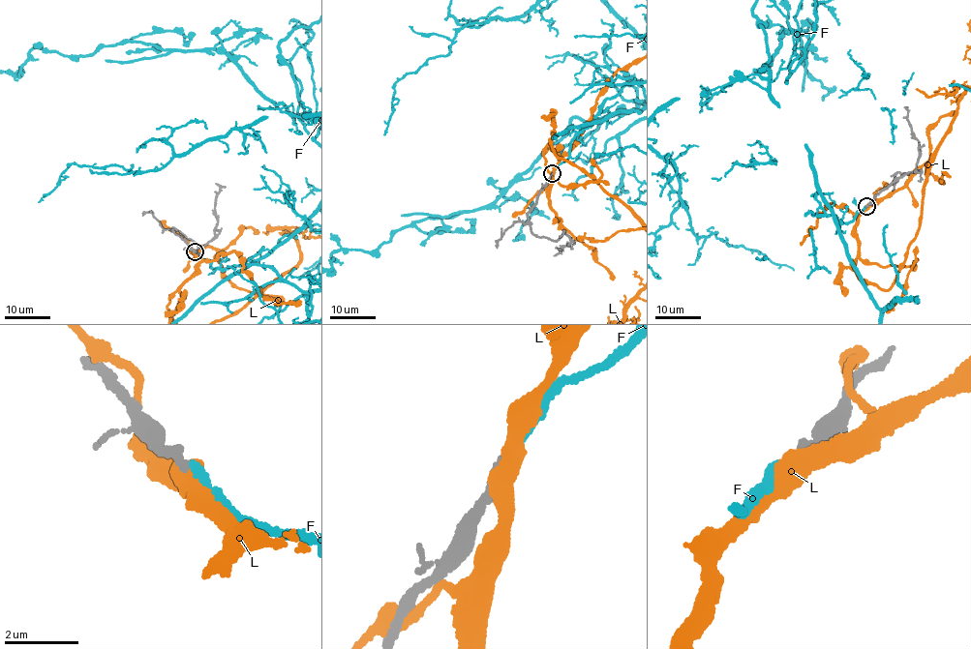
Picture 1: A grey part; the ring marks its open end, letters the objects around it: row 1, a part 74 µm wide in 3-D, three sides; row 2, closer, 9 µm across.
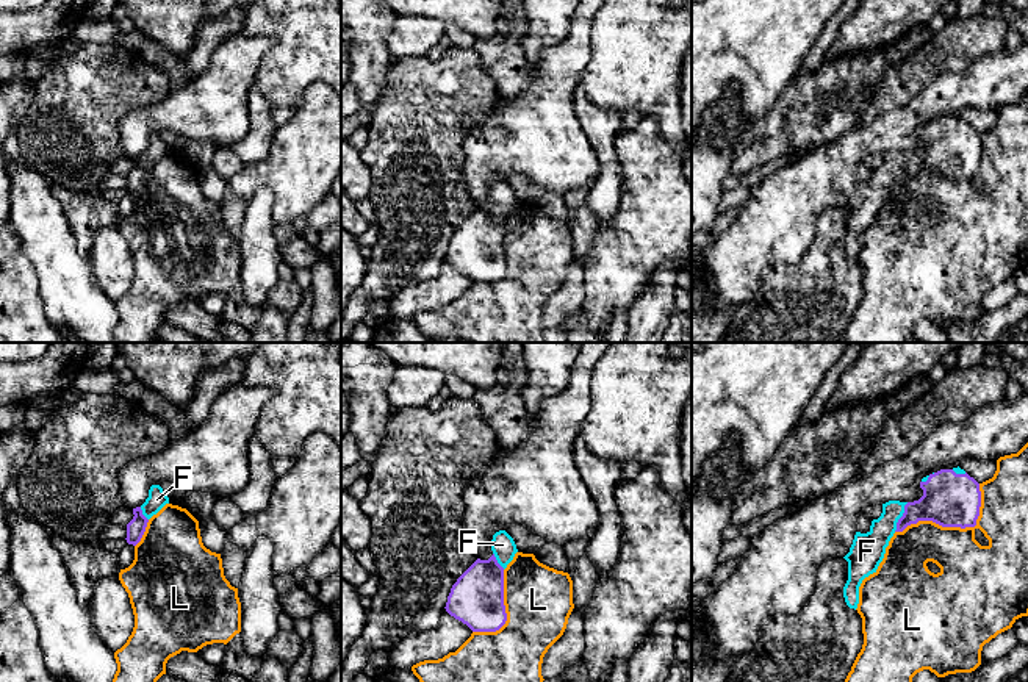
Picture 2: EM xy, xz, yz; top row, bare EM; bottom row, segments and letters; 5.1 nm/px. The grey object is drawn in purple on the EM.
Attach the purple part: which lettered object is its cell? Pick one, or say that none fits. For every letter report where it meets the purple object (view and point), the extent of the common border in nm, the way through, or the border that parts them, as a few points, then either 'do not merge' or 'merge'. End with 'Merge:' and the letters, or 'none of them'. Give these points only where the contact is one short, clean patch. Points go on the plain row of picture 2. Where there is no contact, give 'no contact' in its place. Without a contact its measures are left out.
F: meets purple in yz at (902, 166); contact 170 nm long; merge
L: meets purple in yz at (955, 175); contact 500 nm long; do not merge
Merge: F

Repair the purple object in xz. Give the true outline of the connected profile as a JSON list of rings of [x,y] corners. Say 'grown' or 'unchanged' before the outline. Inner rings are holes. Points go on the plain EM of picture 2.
grown | [[[499,180],[491,189],[493,205],[477,208],[452,235],[446,261],[473,282],[496,282],[505,271],[504,219],[518,202],[513,188]]]

